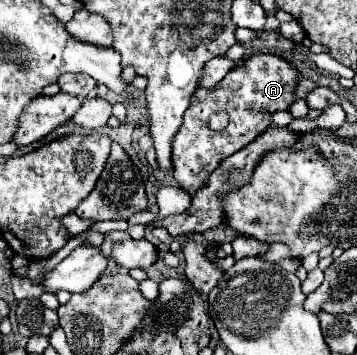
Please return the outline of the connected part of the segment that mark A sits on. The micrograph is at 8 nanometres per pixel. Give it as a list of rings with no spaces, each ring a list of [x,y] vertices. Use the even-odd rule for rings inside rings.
[[[254,53],[244,63],[236,65],[216,87],[196,89],[194,103],[186,109],[186,119],[172,141],[172,167],[176,183],[190,195],[208,185],[210,171],[218,167],[222,159],[246,147],[262,131],[272,125],[272,113],[288,111],[298,99],[294,89],[300,81],[300,73],[284,57],[272,53]],[[216,111],[226,111],[230,123],[224,131],[210,131],[208,119]]]

